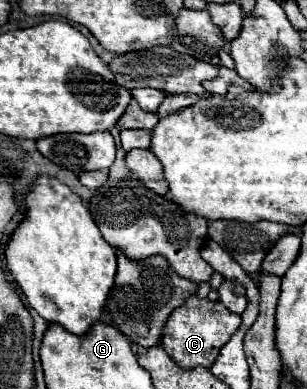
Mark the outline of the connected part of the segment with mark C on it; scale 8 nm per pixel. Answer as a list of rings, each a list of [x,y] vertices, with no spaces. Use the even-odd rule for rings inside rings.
[[[193,295],[171,313],[163,329],[161,345],[181,369],[193,369],[197,365],[211,367],[221,347],[231,339],[231,335],[239,329],[239,325],[241,325],[241,317],[235,313],[229,313],[229,309],[221,305],[221,301],[199,299]]]

